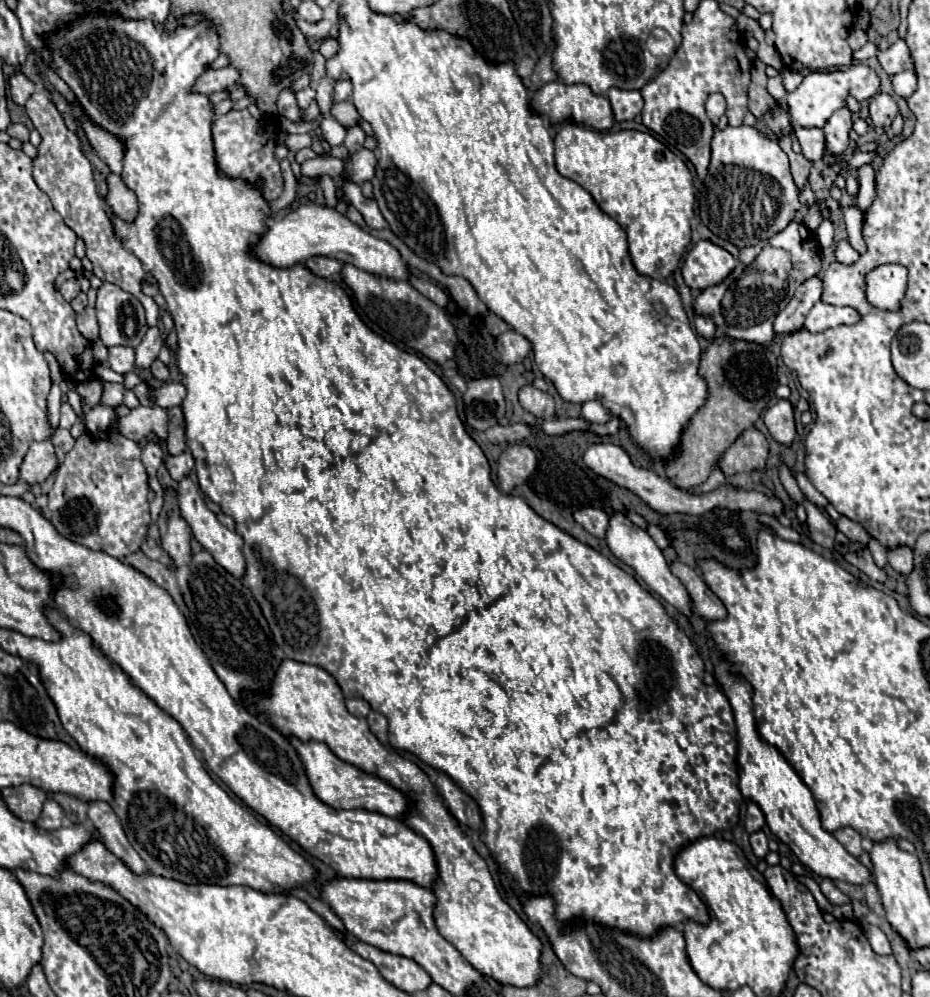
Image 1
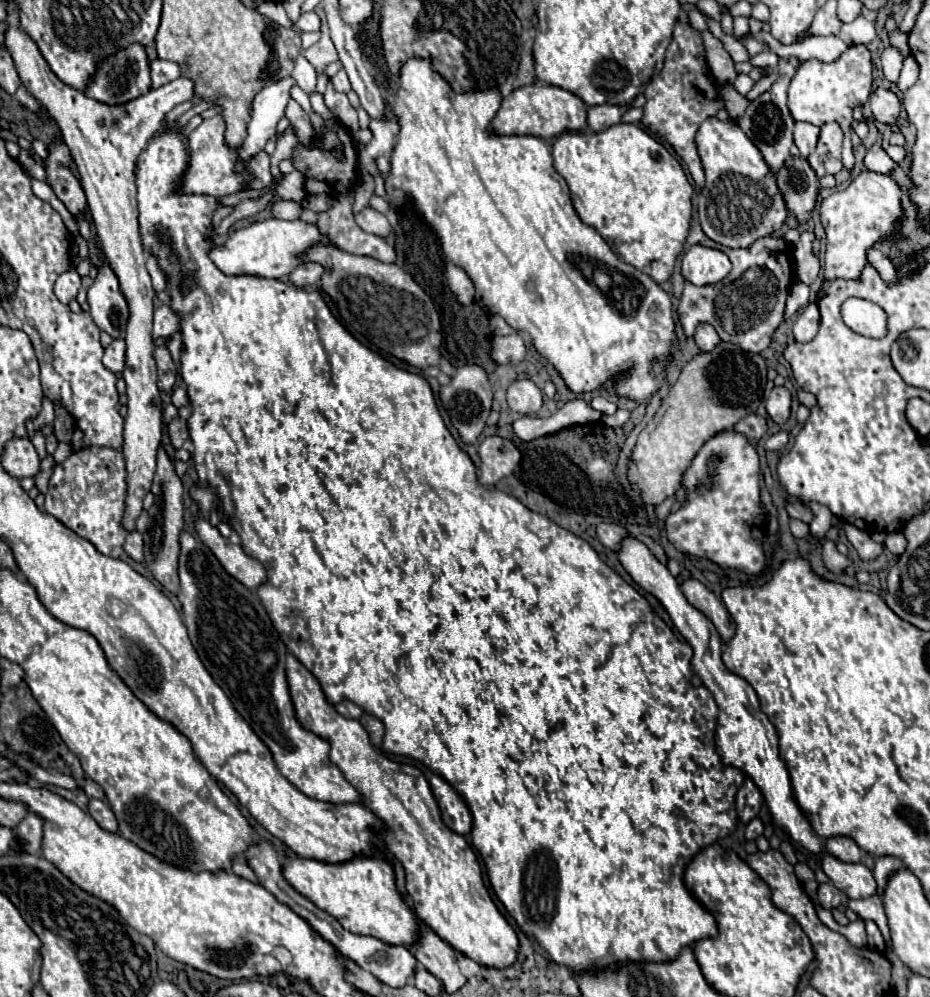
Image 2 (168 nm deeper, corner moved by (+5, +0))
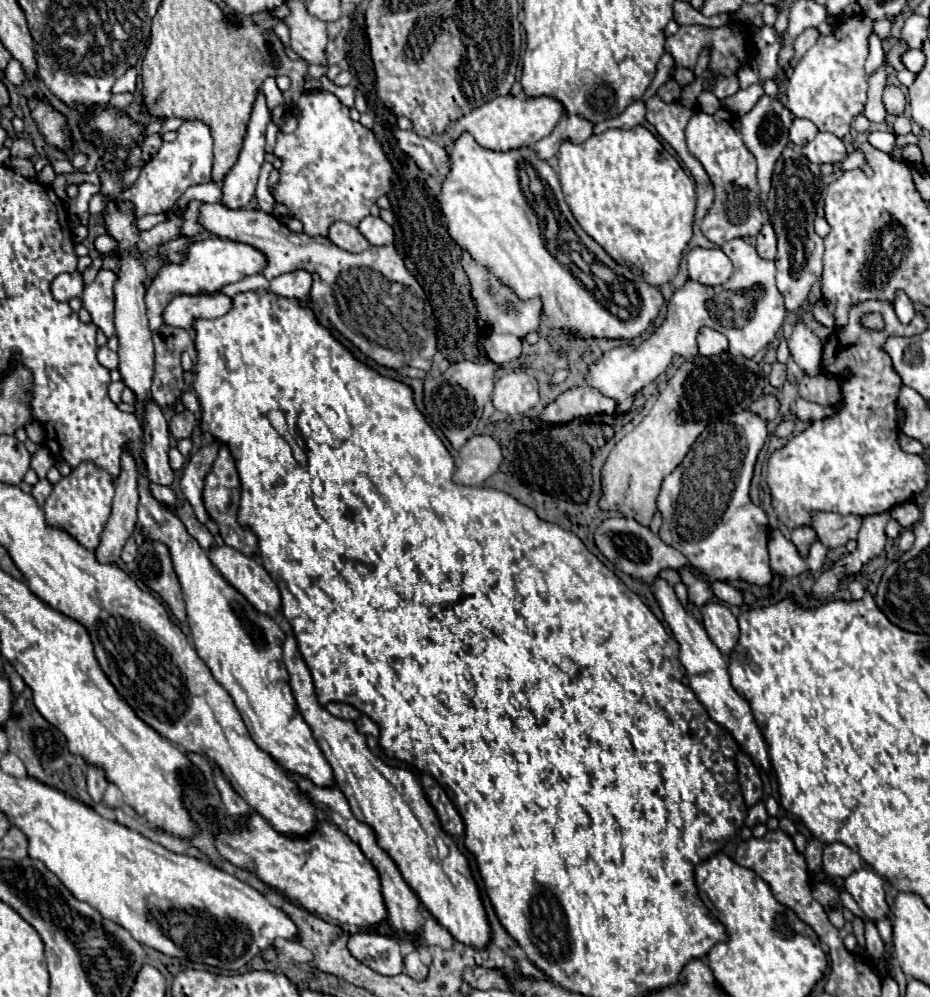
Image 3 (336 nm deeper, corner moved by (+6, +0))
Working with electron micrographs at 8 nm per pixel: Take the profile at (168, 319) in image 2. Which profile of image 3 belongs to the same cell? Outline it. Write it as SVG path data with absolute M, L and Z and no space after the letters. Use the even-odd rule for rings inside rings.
M216 292L212 296L178 296L164 310L168 326L190 330L198 318L218 318L232 308L232 298Z

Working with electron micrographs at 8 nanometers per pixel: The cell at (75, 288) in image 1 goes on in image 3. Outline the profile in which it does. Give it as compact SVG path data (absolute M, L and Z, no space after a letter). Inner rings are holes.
M78 270L72 274L60 274L52 280L52 296L58 302L68 302L74 296L82 296L82 290L84 290L84 282Z

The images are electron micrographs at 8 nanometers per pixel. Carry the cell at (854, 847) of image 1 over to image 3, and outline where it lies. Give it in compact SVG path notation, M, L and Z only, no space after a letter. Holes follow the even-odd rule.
M828 844L824 846L822 868L834 878L844 878L862 868L862 858L858 852L844 844Z

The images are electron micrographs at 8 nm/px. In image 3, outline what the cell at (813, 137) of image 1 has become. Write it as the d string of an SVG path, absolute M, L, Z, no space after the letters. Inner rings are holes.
M794 118L792 128L790 128L790 142L796 146L804 146L806 142L810 142L814 136L818 134L818 128L804 118Z

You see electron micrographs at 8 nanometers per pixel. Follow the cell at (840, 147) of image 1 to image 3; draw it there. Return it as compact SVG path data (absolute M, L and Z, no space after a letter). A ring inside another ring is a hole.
M818 132L812 142L802 146L802 152L814 164L824 164L824 162L836 164L846 158L844 142L830 132Z

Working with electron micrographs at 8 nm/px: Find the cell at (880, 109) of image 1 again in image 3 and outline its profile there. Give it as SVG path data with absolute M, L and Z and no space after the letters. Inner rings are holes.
M894 84L886 86L882 100L884 100L886 112L890 112L890 114L894 114L894 116L900 116L900 114L904 112L904 108L906 108L904 92L902 92L898 86L894 86Z

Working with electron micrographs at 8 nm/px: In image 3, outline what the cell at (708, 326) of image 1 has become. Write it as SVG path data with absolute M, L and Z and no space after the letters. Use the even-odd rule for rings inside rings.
M702 328L698 334L698 346L700 346L702 356L716 356L728 350L728 340L724 334L712 328Z

